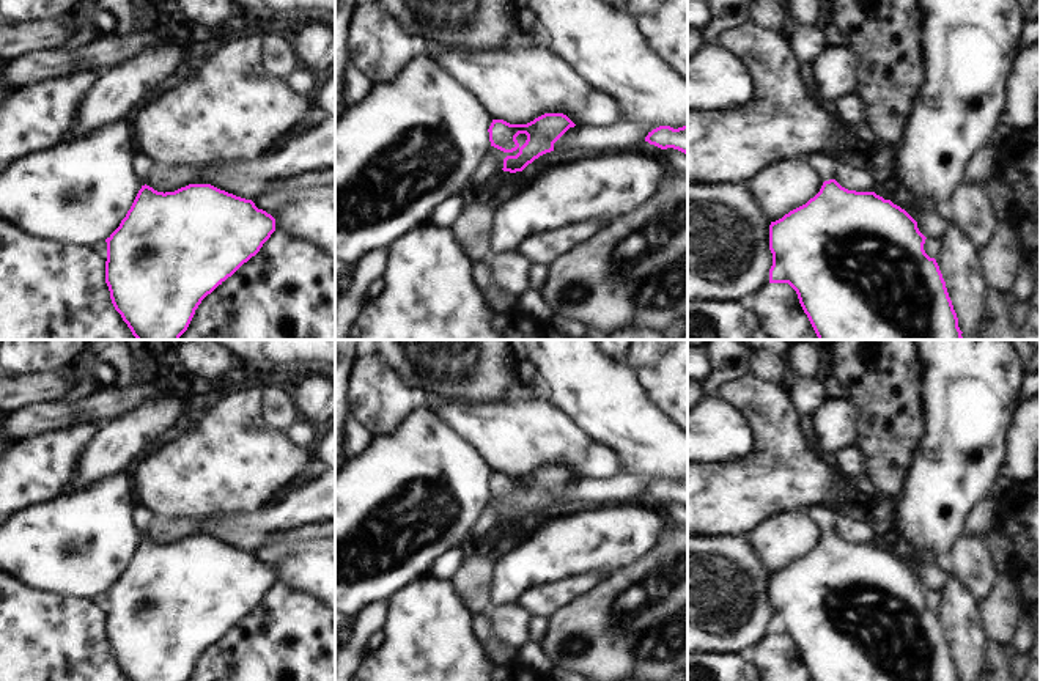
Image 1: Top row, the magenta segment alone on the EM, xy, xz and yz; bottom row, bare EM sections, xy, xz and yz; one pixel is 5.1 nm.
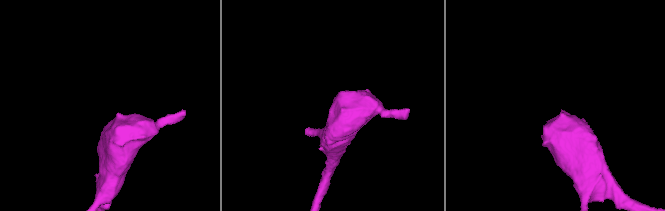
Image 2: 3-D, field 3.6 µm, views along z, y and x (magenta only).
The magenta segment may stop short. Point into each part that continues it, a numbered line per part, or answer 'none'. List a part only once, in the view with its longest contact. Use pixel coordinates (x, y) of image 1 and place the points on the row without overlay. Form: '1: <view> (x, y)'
1: yz (823, 518)

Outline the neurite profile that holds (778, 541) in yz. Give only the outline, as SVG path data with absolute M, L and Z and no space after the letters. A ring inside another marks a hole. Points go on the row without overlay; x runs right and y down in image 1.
M806 511L768 517L747 538L769 574L806 557L821 541L820 528Z

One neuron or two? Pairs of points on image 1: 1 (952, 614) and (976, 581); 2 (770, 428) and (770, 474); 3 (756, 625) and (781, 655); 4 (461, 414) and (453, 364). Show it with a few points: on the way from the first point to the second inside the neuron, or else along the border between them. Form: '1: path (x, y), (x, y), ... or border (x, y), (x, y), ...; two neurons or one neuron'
1: border (946, 563), (979, 603); two neurons
2: path (770, 439), (770, 463); one neuron
3: border (768, 633), (741, 653); two neurons
4: border (422, 390), (494, 403); two neurons

